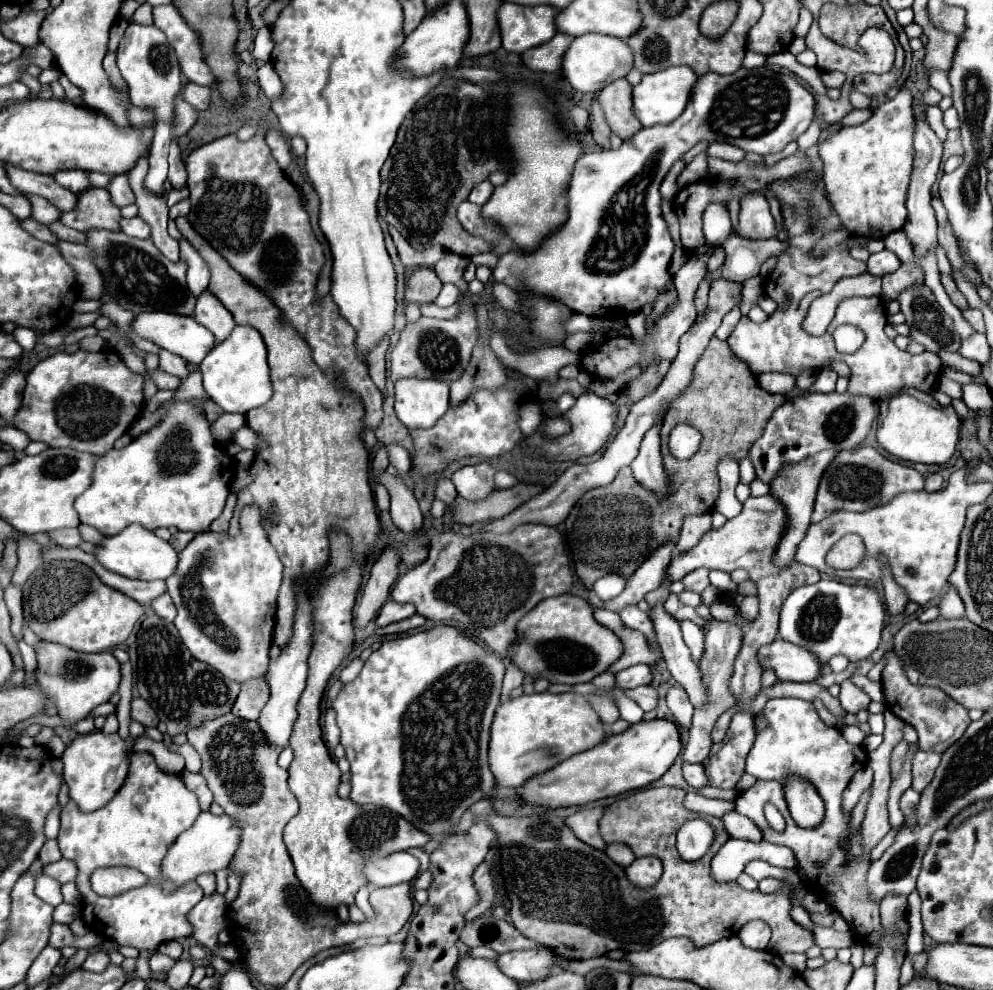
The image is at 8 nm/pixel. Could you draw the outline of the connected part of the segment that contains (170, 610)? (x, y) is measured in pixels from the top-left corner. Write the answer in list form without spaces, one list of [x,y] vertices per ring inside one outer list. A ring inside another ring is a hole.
[[[164,593],[164,595],[160,595],[160,599],[152,601],[152,607],[154,607],[156,615],[160,615],[162,619],[174,621],[174,617],[176,617],[176,607],[174,607],[174,603],[172,603],[172,599],[170,599],[168,593]]]

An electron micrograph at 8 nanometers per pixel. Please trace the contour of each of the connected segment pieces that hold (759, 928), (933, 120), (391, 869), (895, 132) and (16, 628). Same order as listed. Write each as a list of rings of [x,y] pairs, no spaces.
[[[756,919],[756,921],[750,921],[746,923],[740,933],[738,933],[738,939],[748,947],[748,949],[766,949],[768,941],[770,941],[770,927]]]
[[[932,105],[932,107],[928,107],[928,125],[934,129],[934,133],[942,139],[942,141],[946,141],[946,127],[944,127],[944,123],[942,123],[942,109],[938,107],[938,105]]]
[[[392,853],[384,859],[376,859],[372,863],[366,863],[364,875],[368,875],[368,881],[374,887],[388,887],[388,885],[398,885],[404,881],[412,881],[420,871],[420,861],[406,853]]]
[[[900,87],[898,95],[886,101],[884,105],[876,107],[866,123],[856,127],[840,127],[824,143],[820,143],[820,155],[824,161],[824,185],[828,197],[832,199],[832,205],[840,215],[842,225],[852,235],[862,235],[868,239],[884,239],[884,235],[904,227],[908,215],[906,197],[914,165],[914,143],[912,143],[914,123],[916,119],[912,109],[912,93]]]
[[[8,585],[4,599],[12,615],[12,633],[16,639],[22,639],[22,591],[14,585]]]

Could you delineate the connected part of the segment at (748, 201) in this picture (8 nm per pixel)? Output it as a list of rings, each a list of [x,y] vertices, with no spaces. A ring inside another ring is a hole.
[[[750,193],[742,199],[738,227],[734,231],[744,239],[777,238],[784,241],[787,237],[786,231],[776,231],[770,205],[762,193]]]

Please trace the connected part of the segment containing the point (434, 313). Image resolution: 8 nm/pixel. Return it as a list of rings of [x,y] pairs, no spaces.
[[[424,305],[422,315],[424,317],[436,317],[436,319],[450,319],[458,313],[458,305],[452,307],[438,307],[438,305]]]

